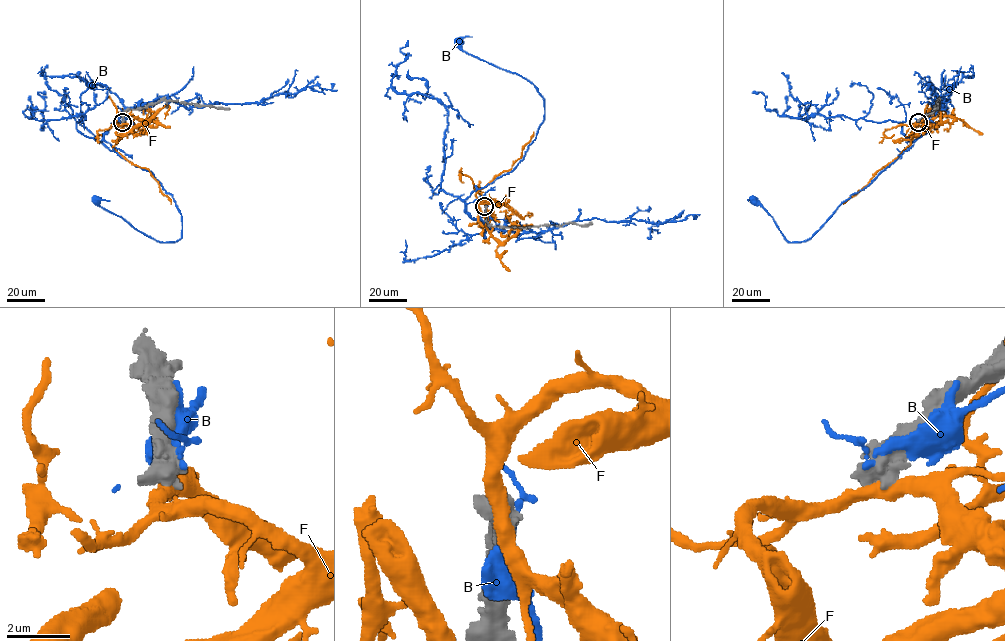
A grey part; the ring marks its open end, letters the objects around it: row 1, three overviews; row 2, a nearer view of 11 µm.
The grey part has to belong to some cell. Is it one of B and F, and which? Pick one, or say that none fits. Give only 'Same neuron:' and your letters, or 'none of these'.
Same neuron: none of these

